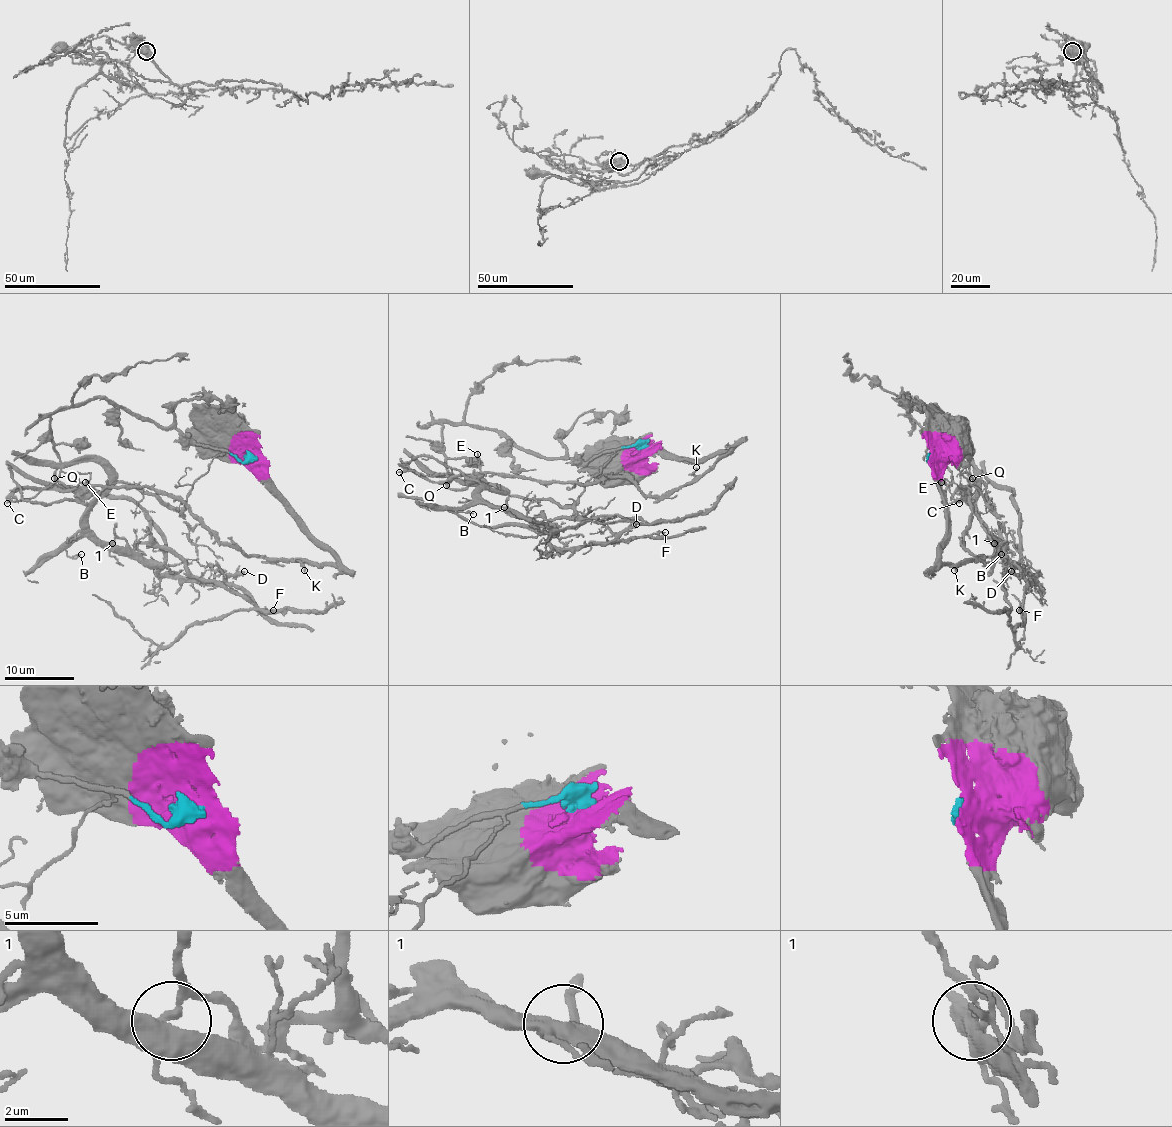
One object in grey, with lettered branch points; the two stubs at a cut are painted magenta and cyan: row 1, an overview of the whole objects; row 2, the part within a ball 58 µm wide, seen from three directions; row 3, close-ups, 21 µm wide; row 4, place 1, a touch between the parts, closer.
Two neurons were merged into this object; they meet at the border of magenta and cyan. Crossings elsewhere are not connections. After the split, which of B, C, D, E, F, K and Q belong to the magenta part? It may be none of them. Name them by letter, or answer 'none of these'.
E, K

